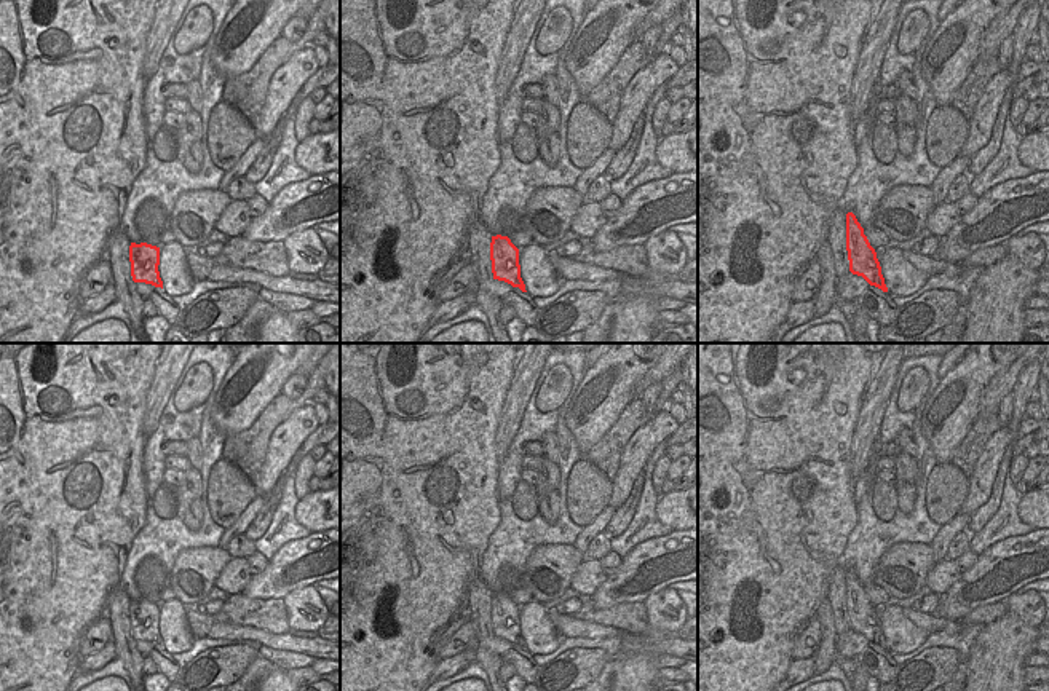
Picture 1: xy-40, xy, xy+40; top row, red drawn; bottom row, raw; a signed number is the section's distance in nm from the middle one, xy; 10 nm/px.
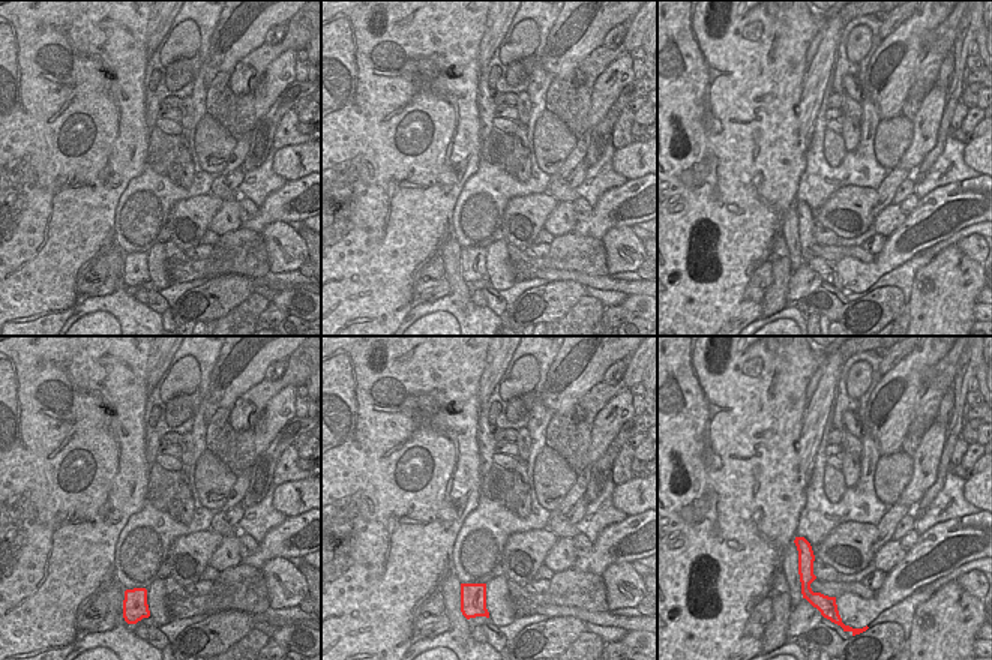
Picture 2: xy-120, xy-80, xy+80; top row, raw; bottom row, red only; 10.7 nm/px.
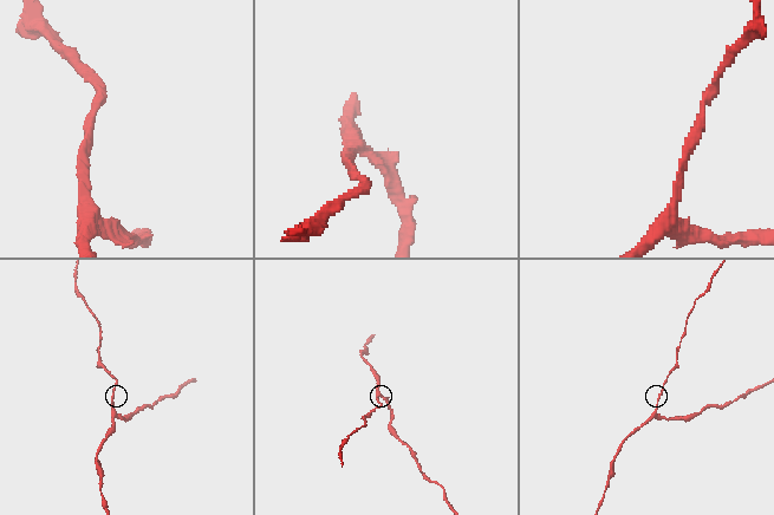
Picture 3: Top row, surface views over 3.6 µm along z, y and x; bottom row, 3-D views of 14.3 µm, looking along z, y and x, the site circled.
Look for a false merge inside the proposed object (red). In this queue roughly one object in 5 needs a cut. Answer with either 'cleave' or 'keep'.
keep

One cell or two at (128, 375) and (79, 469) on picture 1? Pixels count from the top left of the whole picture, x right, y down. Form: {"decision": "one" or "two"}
{"decision": "one"}

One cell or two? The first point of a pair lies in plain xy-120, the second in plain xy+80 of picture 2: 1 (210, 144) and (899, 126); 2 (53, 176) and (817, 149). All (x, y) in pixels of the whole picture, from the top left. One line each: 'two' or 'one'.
1: one
2: two

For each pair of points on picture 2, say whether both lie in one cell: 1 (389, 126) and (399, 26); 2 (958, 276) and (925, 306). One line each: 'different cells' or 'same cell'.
1: same cell
2: same cell

